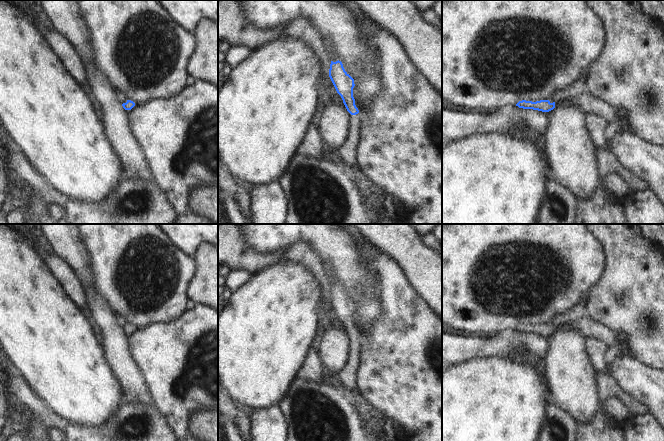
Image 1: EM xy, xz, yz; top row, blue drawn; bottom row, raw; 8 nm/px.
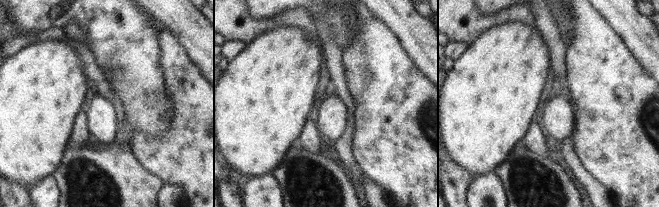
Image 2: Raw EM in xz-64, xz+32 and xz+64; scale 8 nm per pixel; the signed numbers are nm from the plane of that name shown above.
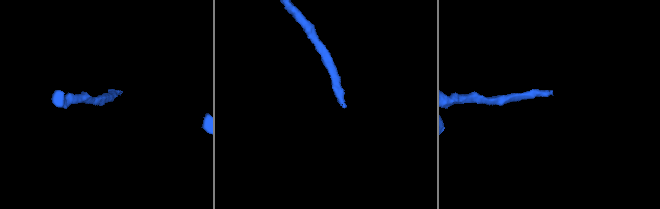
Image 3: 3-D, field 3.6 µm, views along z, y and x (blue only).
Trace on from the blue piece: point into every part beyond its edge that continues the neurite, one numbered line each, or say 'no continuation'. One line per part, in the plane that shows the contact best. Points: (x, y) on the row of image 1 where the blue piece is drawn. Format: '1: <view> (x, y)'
1: yz (588, 103)

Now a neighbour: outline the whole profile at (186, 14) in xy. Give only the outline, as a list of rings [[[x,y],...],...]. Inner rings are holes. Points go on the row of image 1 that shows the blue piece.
[[[155,0],[183,30],[193,34],[201,19],[218,23],[218,0]]]

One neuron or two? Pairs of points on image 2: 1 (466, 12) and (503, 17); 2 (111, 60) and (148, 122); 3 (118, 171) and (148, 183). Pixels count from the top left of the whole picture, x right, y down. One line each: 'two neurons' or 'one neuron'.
1: one neuron
2: one neuron
3: one neuron

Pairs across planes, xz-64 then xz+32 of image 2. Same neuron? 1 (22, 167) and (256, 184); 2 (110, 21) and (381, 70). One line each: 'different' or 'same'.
1: different
2: different

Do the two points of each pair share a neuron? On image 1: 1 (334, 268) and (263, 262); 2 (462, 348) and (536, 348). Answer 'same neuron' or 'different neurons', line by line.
1: different neurons
2: same neuron

